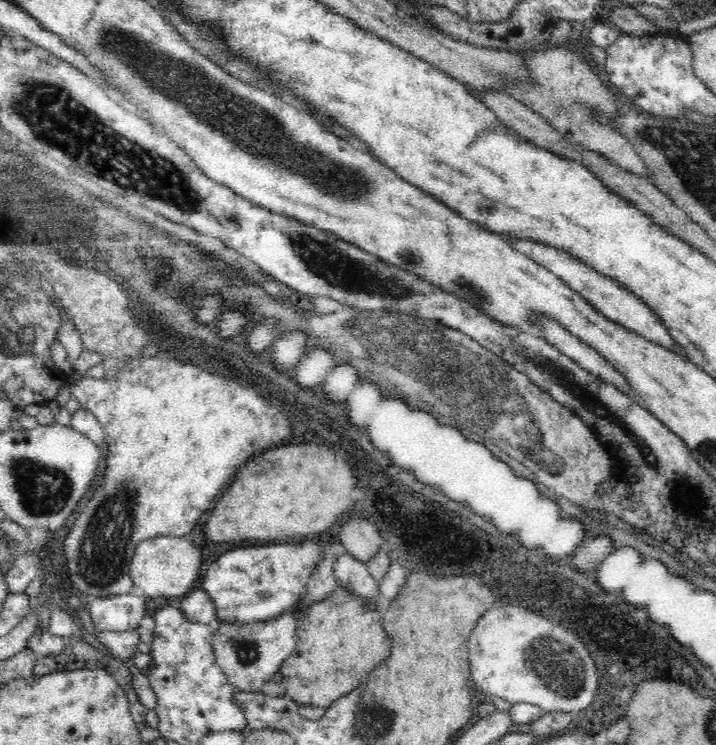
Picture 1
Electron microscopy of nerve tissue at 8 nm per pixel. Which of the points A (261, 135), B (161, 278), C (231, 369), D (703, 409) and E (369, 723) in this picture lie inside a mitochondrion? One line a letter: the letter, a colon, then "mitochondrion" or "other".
A: mitochondrion
B: other
C: other
D: other
E: mitochondrion

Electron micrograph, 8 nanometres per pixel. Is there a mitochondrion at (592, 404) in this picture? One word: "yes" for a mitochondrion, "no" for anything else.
yes

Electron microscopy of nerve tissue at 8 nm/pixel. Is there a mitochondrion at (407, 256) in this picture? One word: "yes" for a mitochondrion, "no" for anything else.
yes

